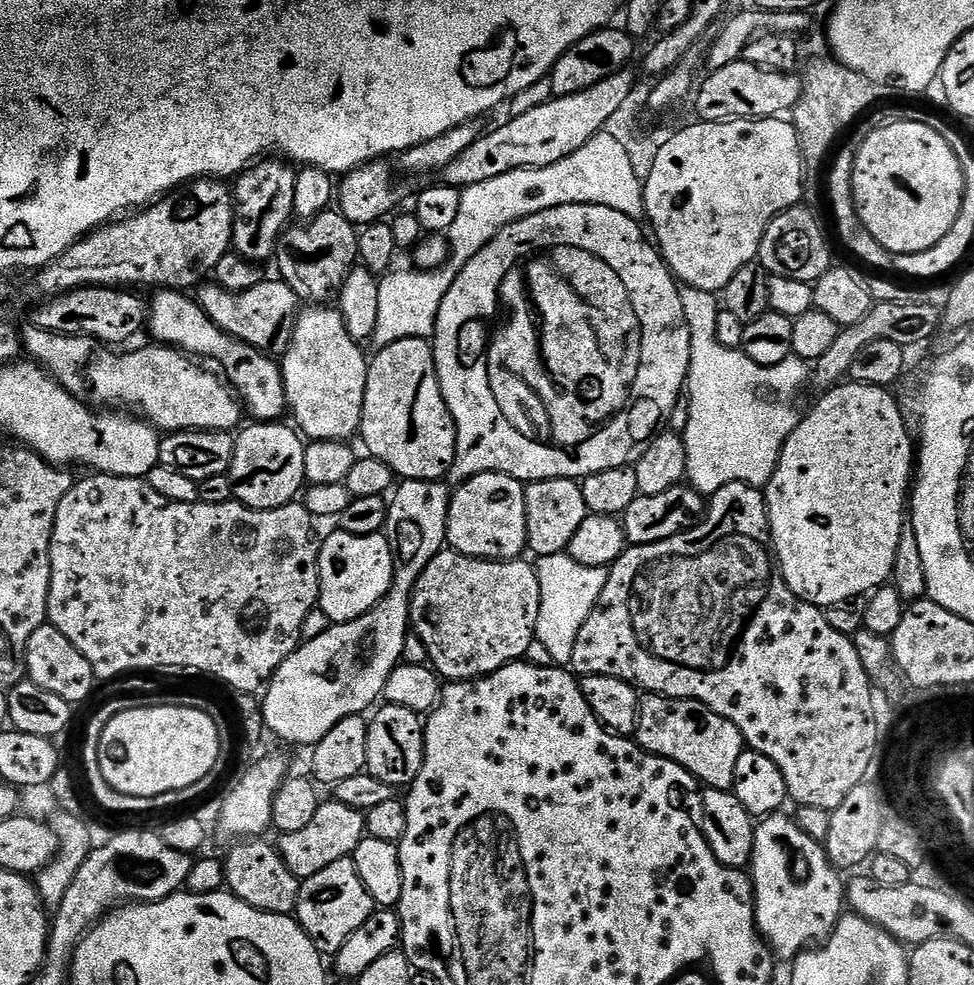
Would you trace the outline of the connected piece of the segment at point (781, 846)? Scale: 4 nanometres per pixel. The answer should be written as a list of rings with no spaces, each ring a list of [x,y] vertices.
[[[784,815],[766,816],[756,824],[750,875],[756,899],[756,928],[777,961],[791,962],[817,942],[827,940],[836,929],[846,908],[846,884],[840,881],[841,873],[829,862],[823,843],[803,832],[791,815]]]

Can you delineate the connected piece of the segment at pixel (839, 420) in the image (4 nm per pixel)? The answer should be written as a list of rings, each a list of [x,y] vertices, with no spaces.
[[[844,382],[825,391],[821,395],[824,397],[809,412],[807,409],[801,415],[800,425],[790,434],[790,438],[786,438],[782,454],[778,458],[778,466],[766,485],[768,530],[778,571],[784,575],[788,588],[799,600],[815,604],[821,610],[838,602],[867,597],[877,588],[887,585],[894,570],[894,554],[898,554],[898,538],[902,534],[902,526],[906,523],[906,501],[910,496],[910,481],[914,476],[914,436],[913,433],[912,436],[908,433],[908,424],[900,413],[900,404],[890,393],[888,388],[855,382]]]

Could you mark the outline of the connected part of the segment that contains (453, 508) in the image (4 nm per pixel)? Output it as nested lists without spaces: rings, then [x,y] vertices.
[[[487,472],[472,476],[451,493],[447,547],[479,560],[519,560],[528,547],[525,485],[506,474]]]

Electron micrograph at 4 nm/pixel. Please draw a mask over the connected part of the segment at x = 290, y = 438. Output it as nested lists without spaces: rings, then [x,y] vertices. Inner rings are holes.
[[[252,422],[249,425],[241,436],[235,437],[236,449],[230,469],[233,497],[247,508],[257,508],[260,512],[293,503],[306,484],[306,444],[301,433],[295,427],[287,428],[284,422]]]

